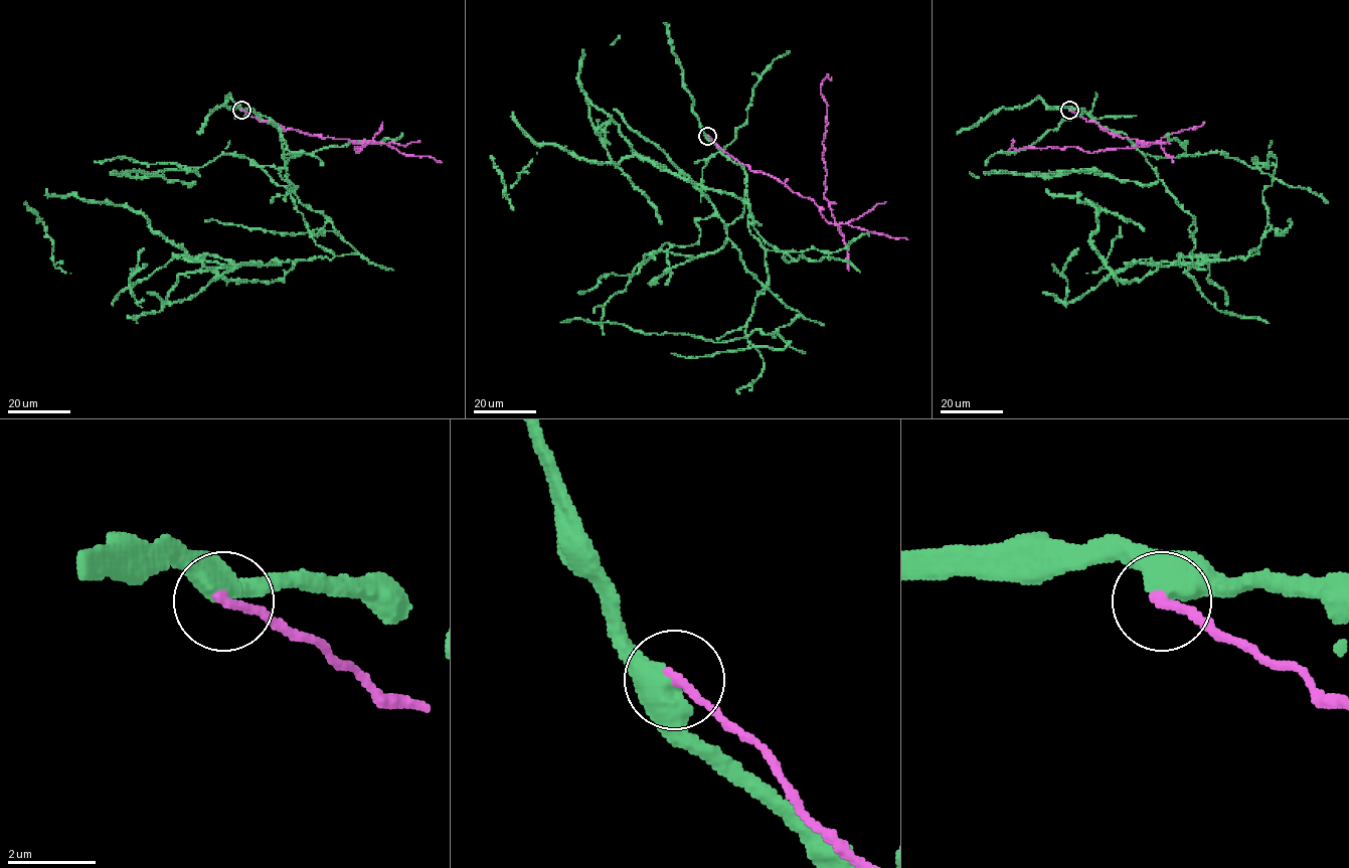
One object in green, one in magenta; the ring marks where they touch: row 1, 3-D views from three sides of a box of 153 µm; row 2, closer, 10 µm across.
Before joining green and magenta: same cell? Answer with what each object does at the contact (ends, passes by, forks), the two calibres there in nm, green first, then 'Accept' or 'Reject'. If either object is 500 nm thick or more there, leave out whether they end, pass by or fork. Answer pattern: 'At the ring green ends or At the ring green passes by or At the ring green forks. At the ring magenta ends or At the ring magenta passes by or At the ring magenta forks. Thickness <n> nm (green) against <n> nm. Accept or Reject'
Thickness 650 nm (green) against 200 nm. Reject

